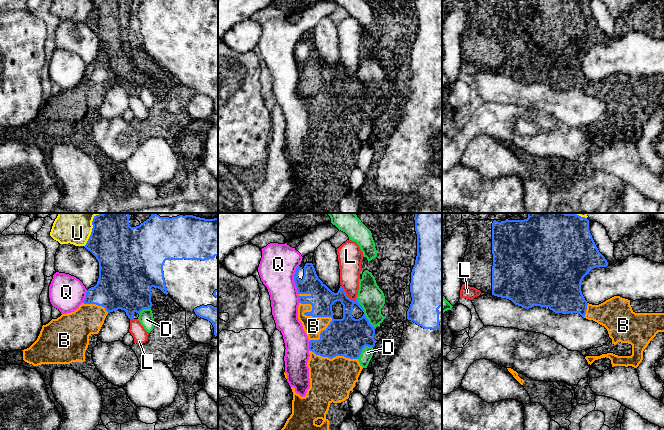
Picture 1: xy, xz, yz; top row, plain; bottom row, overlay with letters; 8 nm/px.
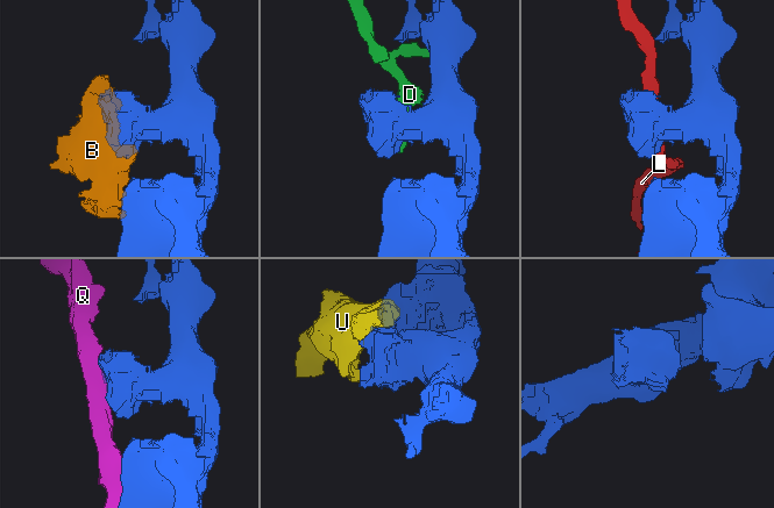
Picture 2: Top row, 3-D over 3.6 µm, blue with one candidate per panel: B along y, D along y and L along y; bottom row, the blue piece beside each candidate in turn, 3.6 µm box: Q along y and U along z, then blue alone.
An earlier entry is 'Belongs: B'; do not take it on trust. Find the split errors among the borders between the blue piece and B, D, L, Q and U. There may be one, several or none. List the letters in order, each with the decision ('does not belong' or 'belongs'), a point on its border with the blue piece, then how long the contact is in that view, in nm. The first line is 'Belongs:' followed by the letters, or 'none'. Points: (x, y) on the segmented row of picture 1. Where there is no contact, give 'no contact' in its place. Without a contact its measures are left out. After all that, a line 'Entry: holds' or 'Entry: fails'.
Belongs: B
B: belongs; contact xz (317, 316); length 340 nm
D: does not belong; contact xz (362, 349); length 160 nm
L: does not belong; contact xz (346, 296); length 170 nm
Q: does not belong; contact xz (294, 279); length 240 nm
U: does not belong; contact xy (93, 227); length 320 nm
Entry: holds

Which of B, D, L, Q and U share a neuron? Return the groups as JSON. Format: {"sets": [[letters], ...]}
{"sets": [["B"], ["D"], ["L"], ["Q"], ["U"]]}

